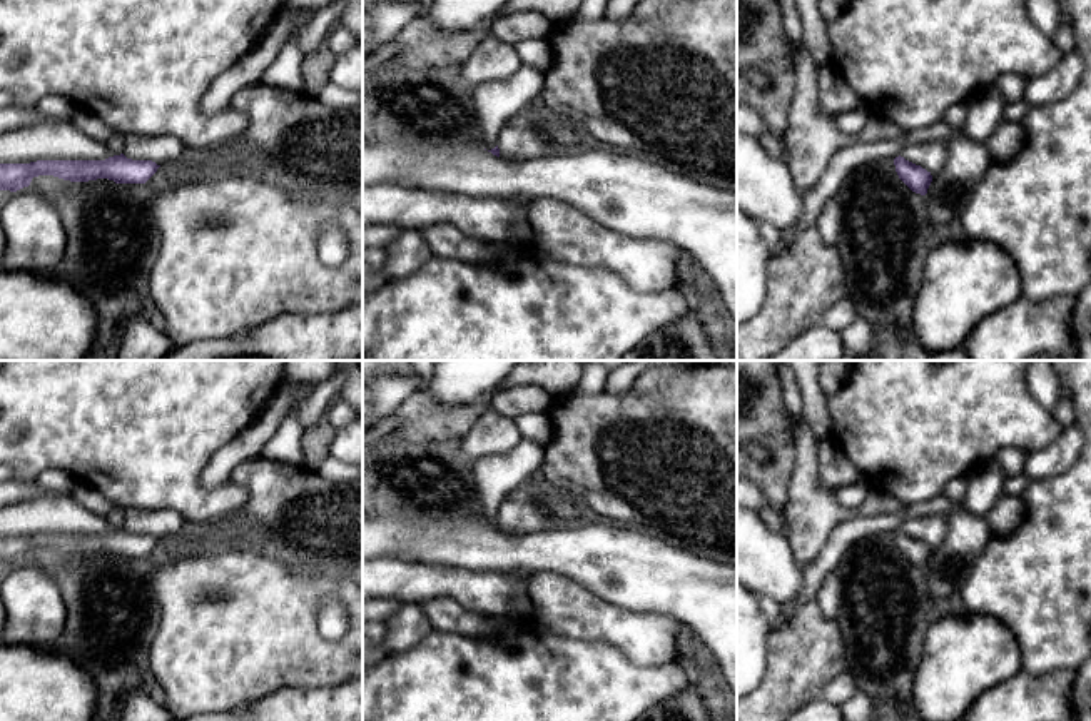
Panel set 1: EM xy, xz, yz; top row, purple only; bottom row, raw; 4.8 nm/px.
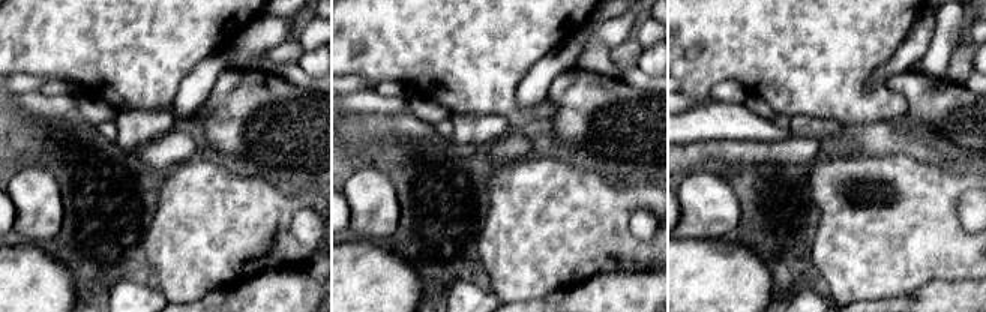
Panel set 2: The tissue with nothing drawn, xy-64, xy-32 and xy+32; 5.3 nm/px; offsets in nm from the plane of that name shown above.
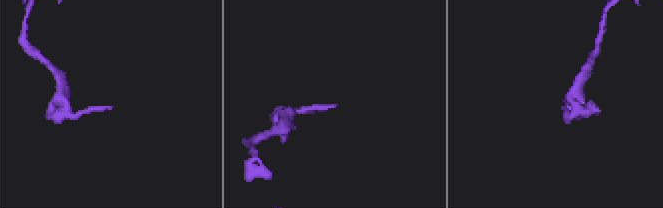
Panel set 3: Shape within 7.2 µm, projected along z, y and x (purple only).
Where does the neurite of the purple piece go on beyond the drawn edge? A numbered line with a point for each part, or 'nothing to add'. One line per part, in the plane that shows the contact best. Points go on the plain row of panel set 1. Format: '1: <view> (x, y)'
nothing to add

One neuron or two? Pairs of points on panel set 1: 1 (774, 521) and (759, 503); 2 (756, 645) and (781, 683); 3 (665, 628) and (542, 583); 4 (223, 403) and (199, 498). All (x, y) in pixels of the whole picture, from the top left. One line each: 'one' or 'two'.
1: one
2: two
3: one
4: one

